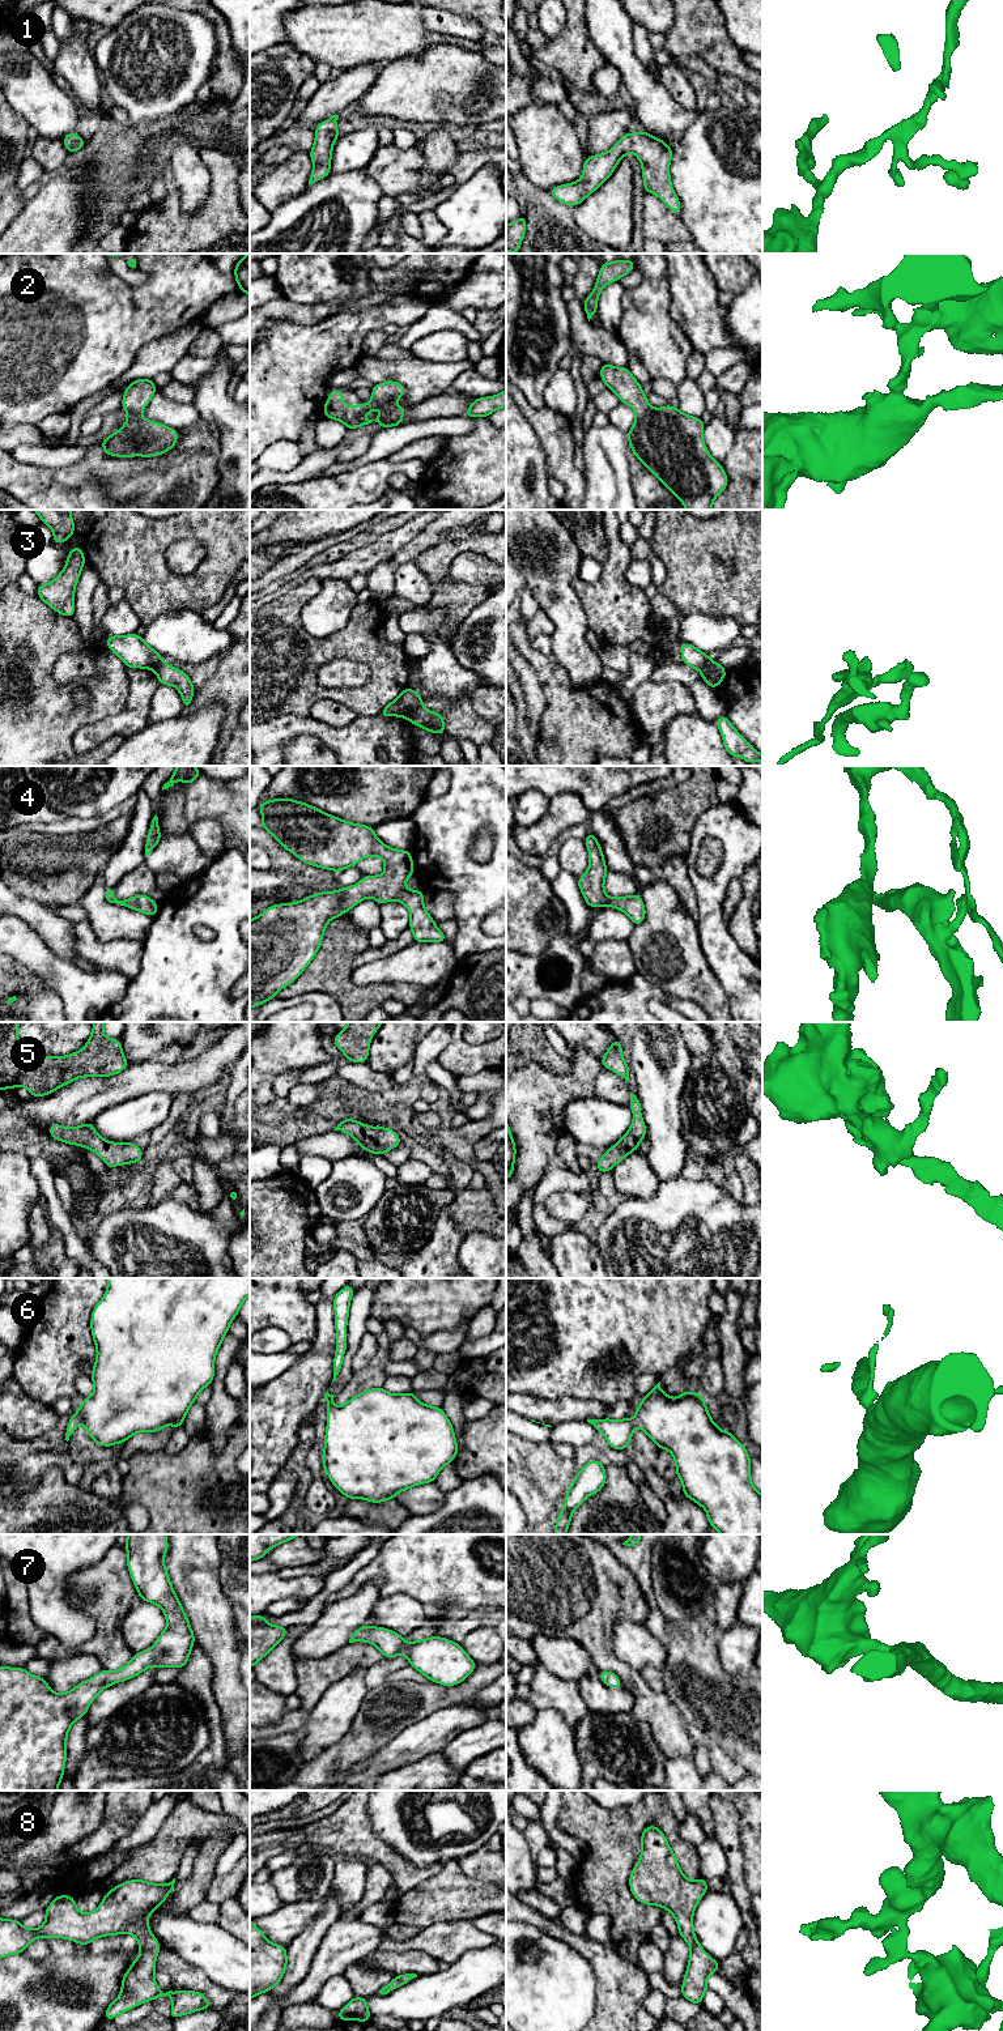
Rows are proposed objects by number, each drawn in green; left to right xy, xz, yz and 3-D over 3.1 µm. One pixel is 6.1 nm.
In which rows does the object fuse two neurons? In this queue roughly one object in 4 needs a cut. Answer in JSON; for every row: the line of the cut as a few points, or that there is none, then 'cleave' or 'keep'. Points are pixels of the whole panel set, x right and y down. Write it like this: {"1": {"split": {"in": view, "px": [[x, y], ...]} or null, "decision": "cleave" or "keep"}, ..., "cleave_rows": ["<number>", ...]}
{"1": {"split": null, "decision": "keep"}, "2": {"split": null, "decision": "keep"}, "3": {"split": {"in": "xz", "px": [[421, 703], [408, 719]]}, "decision": "cleave"}, "4": {"split": null, "decision": "keep"}, "5": {"split": null, "decision": "keep"}, "6": {"split": null, "decision": "keep"}, "7": {"split": null, "decision": "keep"}, "8": {"split": null, "decision": "keep"}, "cleave_rows": ["3"]}

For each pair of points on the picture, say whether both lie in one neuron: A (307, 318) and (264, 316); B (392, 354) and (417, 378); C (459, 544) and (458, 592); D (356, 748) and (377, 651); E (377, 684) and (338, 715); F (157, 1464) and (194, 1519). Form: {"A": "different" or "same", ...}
{"A": "same", "B": "different", "C": "same", "D": "different", "E": "different", "F": "same"}

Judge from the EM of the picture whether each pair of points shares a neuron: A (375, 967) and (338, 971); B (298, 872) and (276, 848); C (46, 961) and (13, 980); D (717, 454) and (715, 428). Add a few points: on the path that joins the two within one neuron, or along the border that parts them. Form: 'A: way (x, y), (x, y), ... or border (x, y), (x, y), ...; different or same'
A: border (352, 970), (351, 979), (355, 983), (381, 984); different
B: way (293, 867), (280, 854); same
C: border (13, 958), (33, 969), (46, 987); different
D: way (717, 447), (717, 434); same

